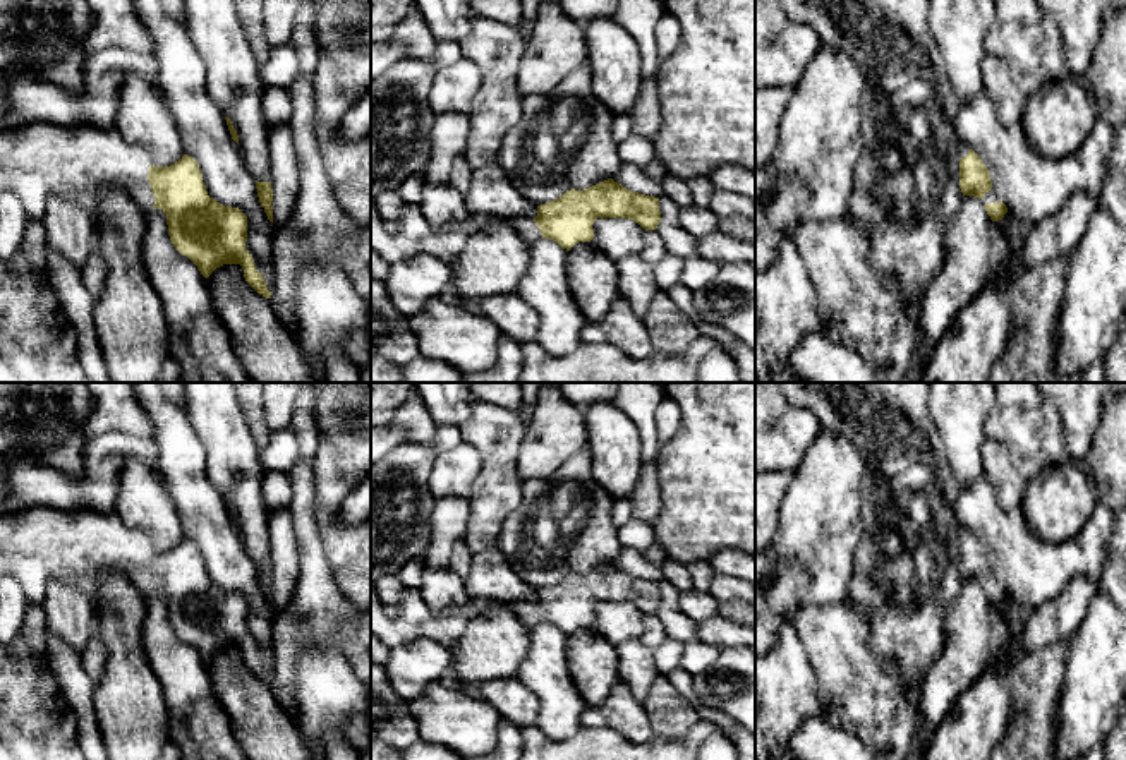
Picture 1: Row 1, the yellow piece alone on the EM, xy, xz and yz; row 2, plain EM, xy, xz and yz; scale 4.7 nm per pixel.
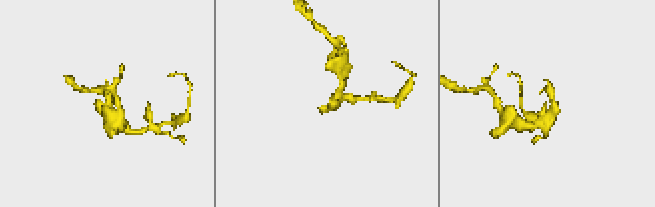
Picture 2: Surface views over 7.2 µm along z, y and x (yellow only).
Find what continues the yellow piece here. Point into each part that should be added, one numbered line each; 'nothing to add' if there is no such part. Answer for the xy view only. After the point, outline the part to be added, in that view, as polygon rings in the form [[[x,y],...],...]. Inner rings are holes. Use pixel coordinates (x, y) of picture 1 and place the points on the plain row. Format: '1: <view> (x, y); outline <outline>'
1: xy (38, 544); outline [[[31,508],[0,513],[0,582],[15,580],[36,604],[45,600],[46,585],[55,578],[94,597],[100,576],[106,571],[120,571],[137,590],[151,594],[149,549],[149,540],[127,527],[115,511]]]

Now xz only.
1: xz (526, 611); outline [[[512,602],[508,604],[508,607],[517,614],[517,618],[527,630],[542,623],[541,614],[537,612],[534,602]]]

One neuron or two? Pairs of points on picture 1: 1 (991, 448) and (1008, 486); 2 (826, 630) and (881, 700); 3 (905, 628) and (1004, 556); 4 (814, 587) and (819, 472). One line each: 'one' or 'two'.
1: one
2: one
3: two
4: one

